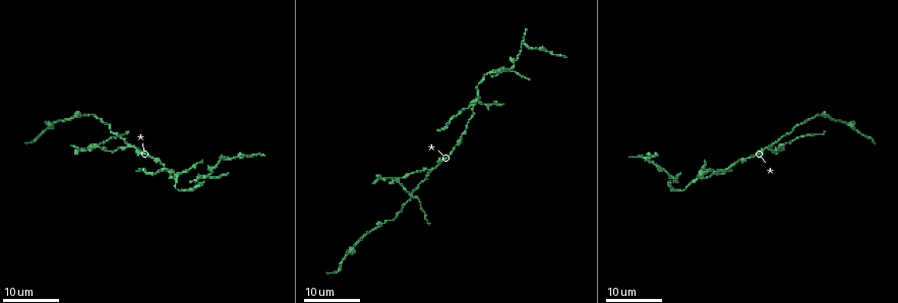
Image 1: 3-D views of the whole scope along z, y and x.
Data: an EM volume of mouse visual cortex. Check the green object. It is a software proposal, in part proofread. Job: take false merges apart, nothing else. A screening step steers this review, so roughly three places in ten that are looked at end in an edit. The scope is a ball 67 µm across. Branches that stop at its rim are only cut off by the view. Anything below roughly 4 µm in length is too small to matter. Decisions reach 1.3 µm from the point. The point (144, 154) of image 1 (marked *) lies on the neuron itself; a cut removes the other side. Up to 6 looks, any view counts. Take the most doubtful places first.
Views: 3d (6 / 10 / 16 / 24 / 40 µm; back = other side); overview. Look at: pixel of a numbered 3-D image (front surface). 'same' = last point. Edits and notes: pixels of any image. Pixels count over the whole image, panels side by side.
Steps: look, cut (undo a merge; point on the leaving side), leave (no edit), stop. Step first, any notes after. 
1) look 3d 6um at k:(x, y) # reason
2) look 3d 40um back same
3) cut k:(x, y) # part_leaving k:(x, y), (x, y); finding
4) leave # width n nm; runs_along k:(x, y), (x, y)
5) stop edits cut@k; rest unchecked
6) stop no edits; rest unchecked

look 3d 24um at 1:(175, 173) # four or more arms meet

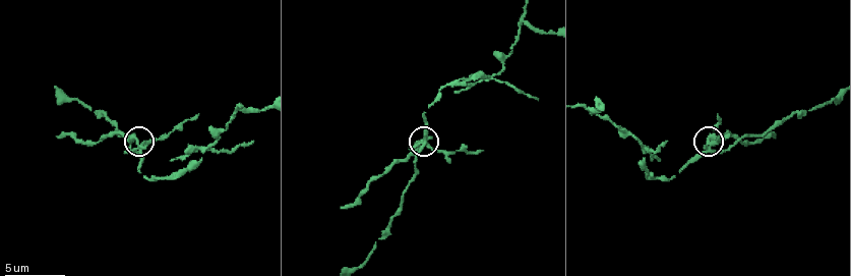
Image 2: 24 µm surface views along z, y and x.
look 3d 10um at 2:(706, 142) # zoom in

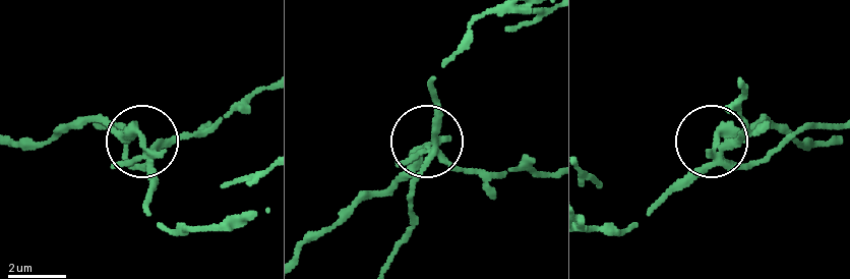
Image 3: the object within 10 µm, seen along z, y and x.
cut 3:(122, 135) # side_arm 10 um; part_leaving 3:(146, 149), (90, 122), (69, 122), (40, 142), (18, 145); a second neuron is stuck on

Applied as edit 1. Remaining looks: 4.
look overview

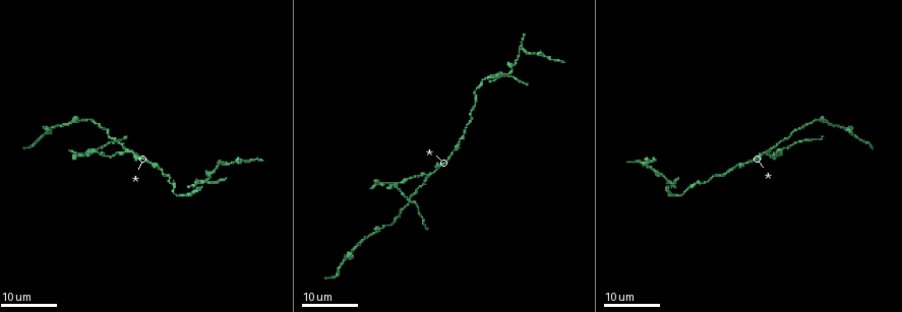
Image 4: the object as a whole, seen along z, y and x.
look 3d 24um at 4:(769, 150) # three arms meet

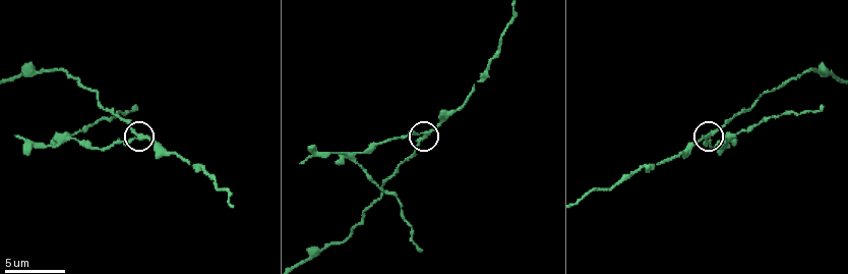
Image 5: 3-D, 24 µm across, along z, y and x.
look 3d 10um at 5:(138, 136)

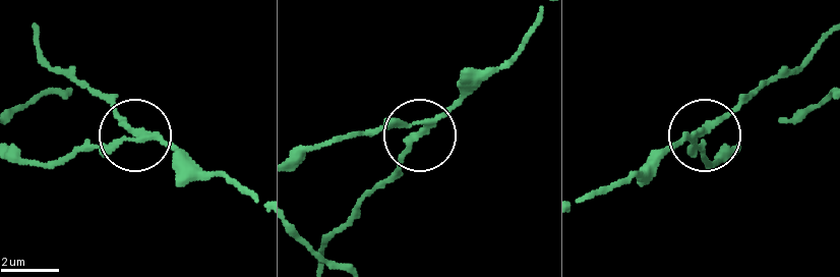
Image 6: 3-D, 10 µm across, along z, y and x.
look 3d 6um at 6:(131, 136)

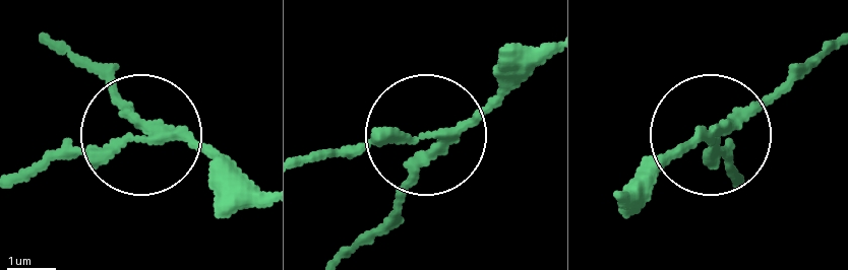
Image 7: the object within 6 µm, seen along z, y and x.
cut 7:(70, 138) # width 190 nm; part_leaving 7:(141, 141), (98, 141), (24, 170); a second neuron is stuck on

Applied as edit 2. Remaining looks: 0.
stop edits cut@3, cut@7; rest unchecked

